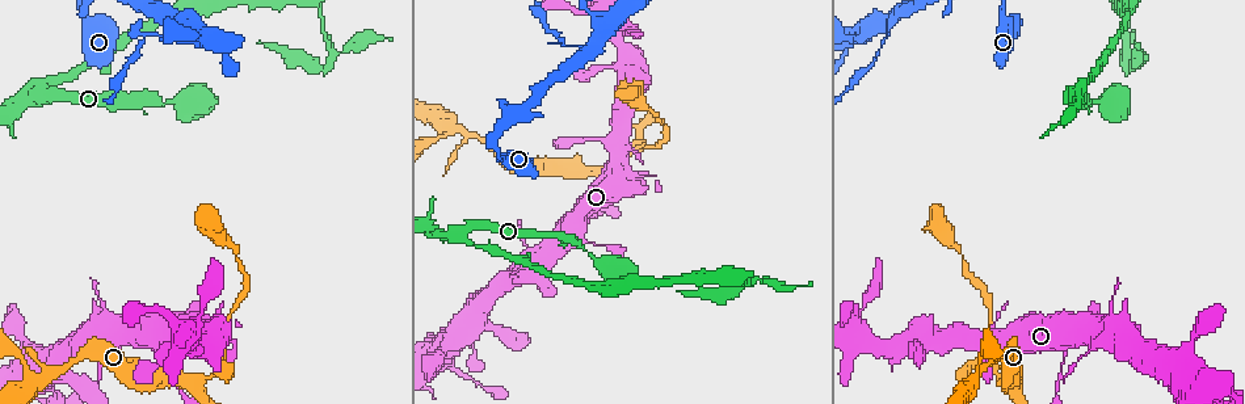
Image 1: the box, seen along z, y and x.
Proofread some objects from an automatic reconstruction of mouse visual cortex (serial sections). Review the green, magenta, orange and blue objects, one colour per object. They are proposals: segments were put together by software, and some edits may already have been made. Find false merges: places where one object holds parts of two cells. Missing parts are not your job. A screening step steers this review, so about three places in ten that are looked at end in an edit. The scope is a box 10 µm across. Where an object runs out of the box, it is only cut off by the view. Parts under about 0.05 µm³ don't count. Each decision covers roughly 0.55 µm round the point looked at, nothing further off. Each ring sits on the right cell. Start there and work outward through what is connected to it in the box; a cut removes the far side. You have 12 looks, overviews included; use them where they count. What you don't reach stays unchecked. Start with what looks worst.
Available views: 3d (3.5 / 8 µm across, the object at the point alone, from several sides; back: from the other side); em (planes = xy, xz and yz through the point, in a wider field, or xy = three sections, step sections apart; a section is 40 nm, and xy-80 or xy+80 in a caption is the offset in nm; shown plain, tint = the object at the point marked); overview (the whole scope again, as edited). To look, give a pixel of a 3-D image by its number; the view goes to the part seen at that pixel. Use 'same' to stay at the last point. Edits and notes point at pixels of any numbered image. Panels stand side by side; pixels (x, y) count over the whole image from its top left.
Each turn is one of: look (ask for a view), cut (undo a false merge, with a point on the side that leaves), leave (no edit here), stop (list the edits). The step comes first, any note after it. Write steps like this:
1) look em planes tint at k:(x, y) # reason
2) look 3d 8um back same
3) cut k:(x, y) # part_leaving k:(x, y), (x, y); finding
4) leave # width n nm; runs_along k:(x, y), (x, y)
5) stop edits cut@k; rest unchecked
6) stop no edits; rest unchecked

look 3d 3.5um at 1:(639, 151) # a narrow waist

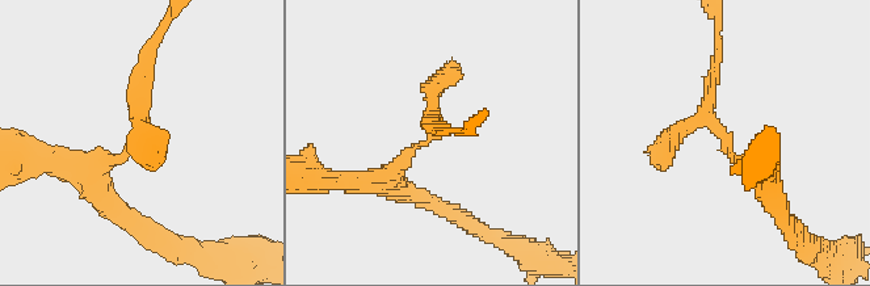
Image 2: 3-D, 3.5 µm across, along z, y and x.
leave # runs_along 2:(70, 165), (118, 162), (134, 144), (146, 61); continuous, no second cell

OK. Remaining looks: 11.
look 3d 8um at 1:(155, 33) # narrows sharply

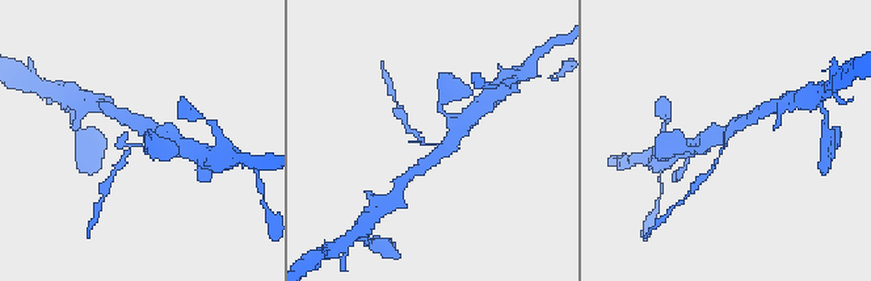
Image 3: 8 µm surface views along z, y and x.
look 3d 3.5um same

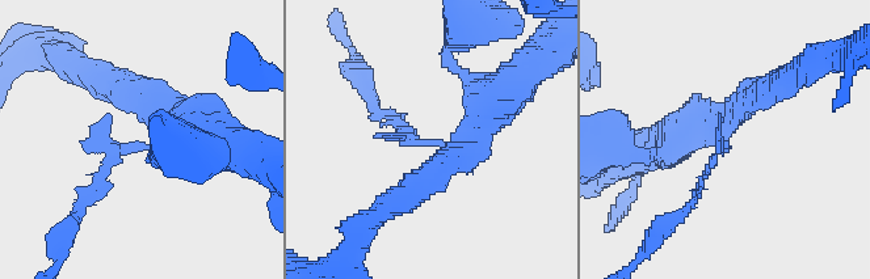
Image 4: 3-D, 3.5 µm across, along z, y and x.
look em xy step 5 tint at 4:(427, 146)

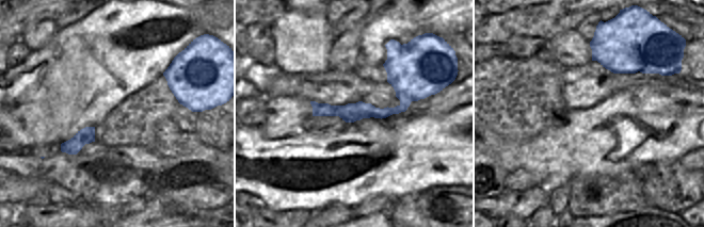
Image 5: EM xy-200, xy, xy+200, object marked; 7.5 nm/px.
cut 4:(411, 132) # part_leaving 4:(444, 144), (420, 144), (372, 100); two cells meet here

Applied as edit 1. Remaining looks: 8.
look overview # see it whole again

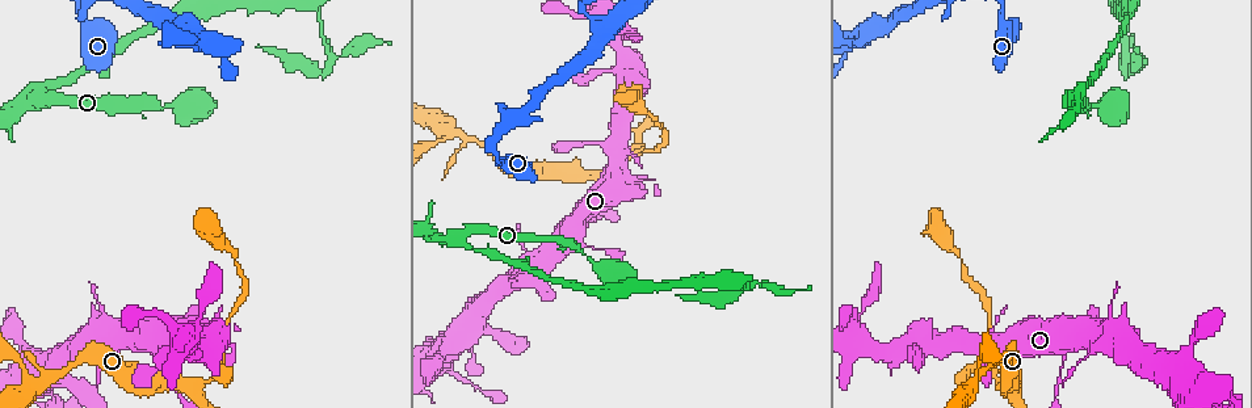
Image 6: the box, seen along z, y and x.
look 3d 8um at 6:(459, 133) # thin arm on a thick one

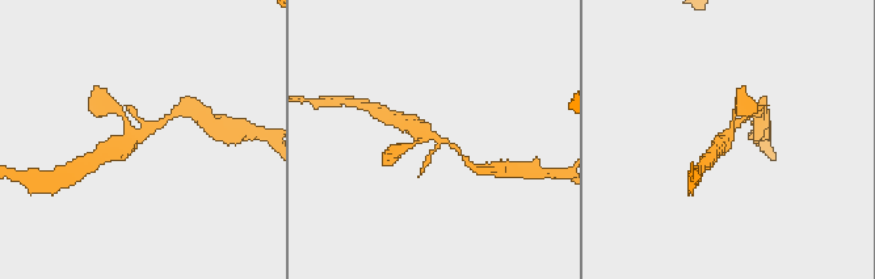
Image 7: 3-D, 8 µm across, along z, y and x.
look em xy step 5 tint same # need the tissue

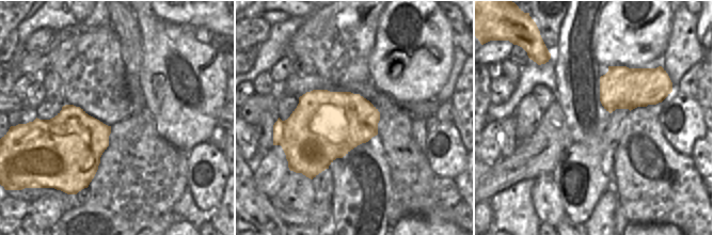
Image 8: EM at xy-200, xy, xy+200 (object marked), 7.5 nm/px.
leave # runs_along 7:(168, 117), (112, 152); continuous, no second cell

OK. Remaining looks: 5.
look 3d 3.5um at 6:(1075, 329) # thin arm on a thick one

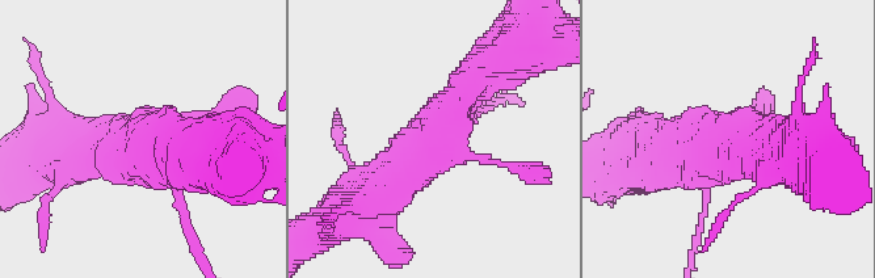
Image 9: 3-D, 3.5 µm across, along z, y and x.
look em xy step 3 tint at 9:(729, 129)

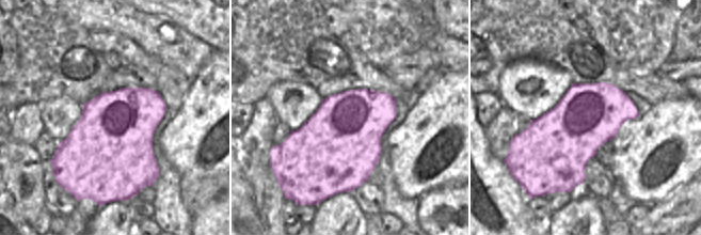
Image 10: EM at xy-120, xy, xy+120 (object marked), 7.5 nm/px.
leave # runs_along 9:(665, 155), (706, 155), (760, 112); continuous, no second cell

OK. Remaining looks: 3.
look 3d 3.5um at 6:(1074, 94) # three-way junction

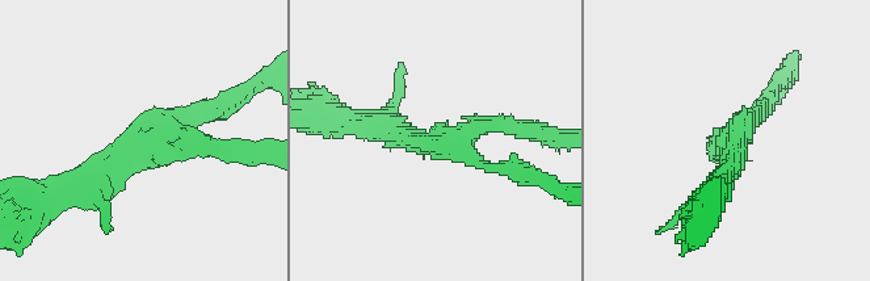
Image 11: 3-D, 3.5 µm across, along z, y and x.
look em xy step 1 tint at 11:(167, 136) # arms 3; arm_widths 150, 250, 300 nm

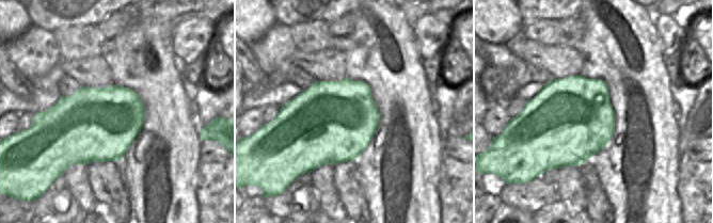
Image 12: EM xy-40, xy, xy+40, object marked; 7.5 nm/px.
leave # runs_along 11:(727, 152), (717, 145), (768, 100); one cell here

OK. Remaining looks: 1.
stop edits cut@4; rest unchecked

